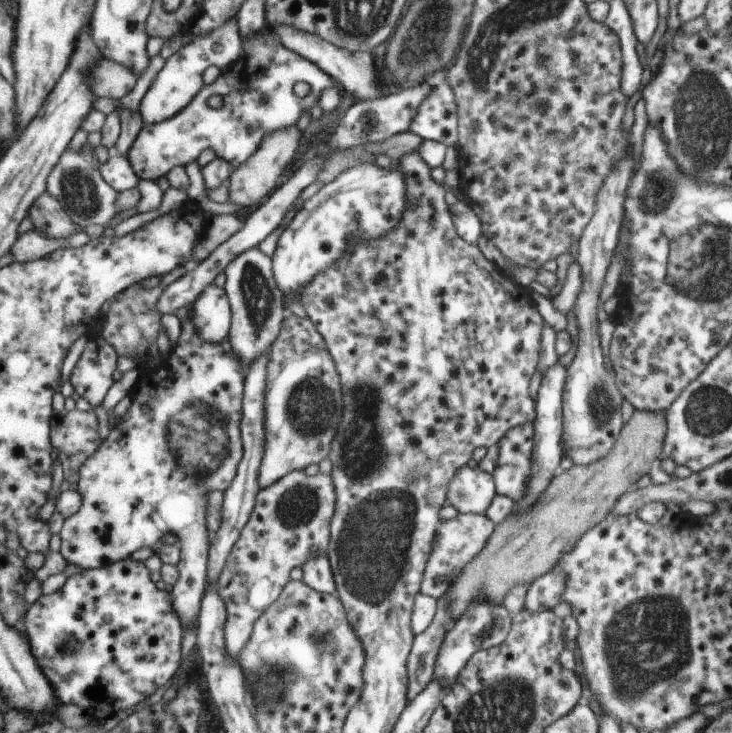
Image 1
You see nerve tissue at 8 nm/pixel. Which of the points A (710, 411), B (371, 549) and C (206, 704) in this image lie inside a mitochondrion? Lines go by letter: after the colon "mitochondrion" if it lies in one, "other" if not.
A: mitochondrion
B: mitochondrion
C: other

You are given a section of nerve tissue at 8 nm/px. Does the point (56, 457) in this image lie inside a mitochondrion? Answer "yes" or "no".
no

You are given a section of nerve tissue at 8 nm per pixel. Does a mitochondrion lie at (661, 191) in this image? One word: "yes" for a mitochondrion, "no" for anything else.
yes

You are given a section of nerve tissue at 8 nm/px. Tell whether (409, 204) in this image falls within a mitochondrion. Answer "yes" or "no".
no

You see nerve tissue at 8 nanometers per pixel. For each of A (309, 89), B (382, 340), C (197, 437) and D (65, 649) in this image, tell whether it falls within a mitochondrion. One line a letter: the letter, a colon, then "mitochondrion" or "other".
A: other
B: other
C: mitochondrion
D: mitochondrion

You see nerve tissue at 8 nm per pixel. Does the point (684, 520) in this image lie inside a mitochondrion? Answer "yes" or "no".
no

